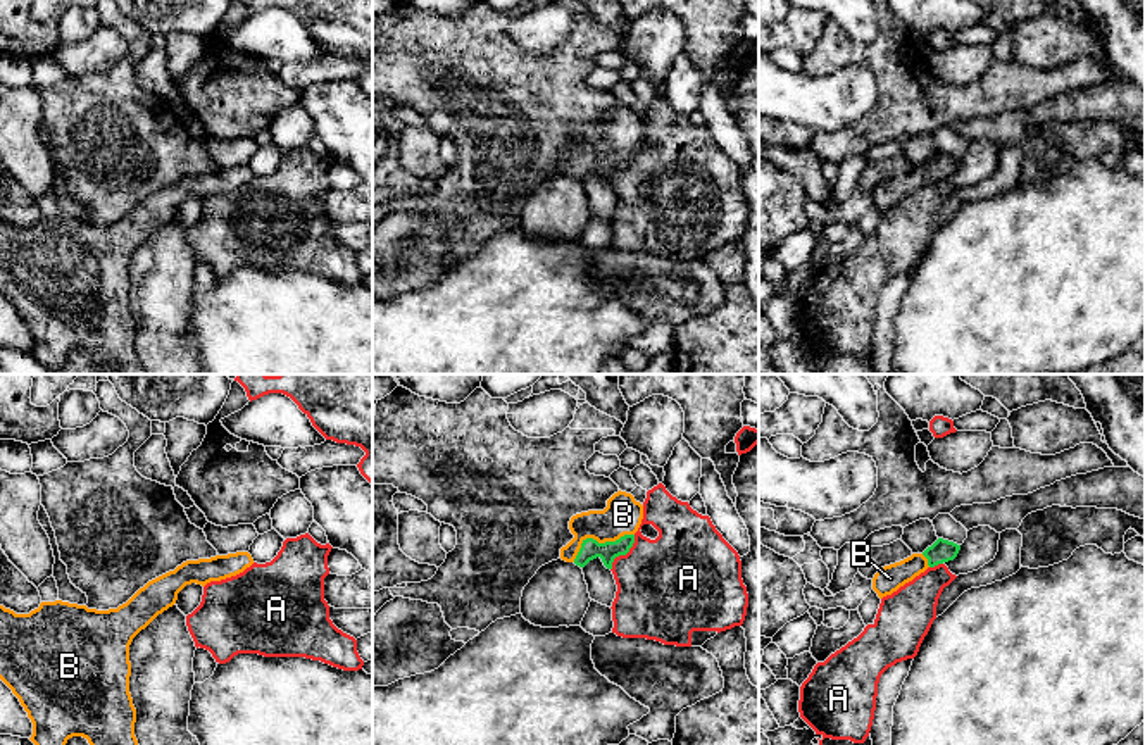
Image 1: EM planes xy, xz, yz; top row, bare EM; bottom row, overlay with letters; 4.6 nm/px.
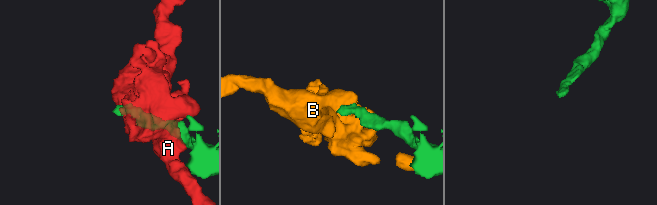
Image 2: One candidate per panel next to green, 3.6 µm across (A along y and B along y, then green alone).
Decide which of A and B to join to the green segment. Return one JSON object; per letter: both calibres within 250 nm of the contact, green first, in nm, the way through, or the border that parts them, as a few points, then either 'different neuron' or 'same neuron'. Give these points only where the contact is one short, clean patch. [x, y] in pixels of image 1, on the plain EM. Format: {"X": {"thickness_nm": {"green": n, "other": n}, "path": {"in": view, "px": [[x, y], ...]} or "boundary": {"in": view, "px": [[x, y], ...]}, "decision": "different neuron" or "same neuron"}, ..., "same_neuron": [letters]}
{"A": {"thickness_nm": {"green": 100, "other": 440}, "decision": "different neuron"}, "B": {"thickness_nm": {"green": 100, "other": 180}, "path": {"in": "xz", "px": [[590, 162], [597, 156], [623, 128]]}, "decision": "same neuron"}, "same_neuron": ["B"]}

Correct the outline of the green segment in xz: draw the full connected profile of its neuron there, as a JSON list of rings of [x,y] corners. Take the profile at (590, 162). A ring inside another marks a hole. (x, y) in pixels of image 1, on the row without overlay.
[[[617,105],[604,124],[588,124],[571,131],[574,152],[560,162],[560,172],[585,181],[600,171],[607,183],[619,169],[626,169],[635,157],[635,147],[643,133],[643,119],[631,107]]]

